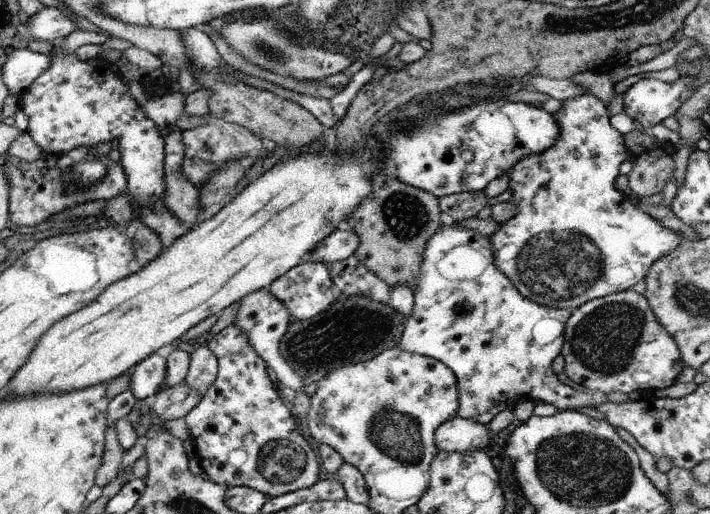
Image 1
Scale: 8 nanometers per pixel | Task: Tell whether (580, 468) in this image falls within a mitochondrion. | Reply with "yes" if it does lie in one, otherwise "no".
yes

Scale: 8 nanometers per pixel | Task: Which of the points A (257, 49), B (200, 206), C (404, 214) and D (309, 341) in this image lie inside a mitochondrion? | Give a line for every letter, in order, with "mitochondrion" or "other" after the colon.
A: mitochondrion
B: other
C: mitochondrion
D: mitochondrion

